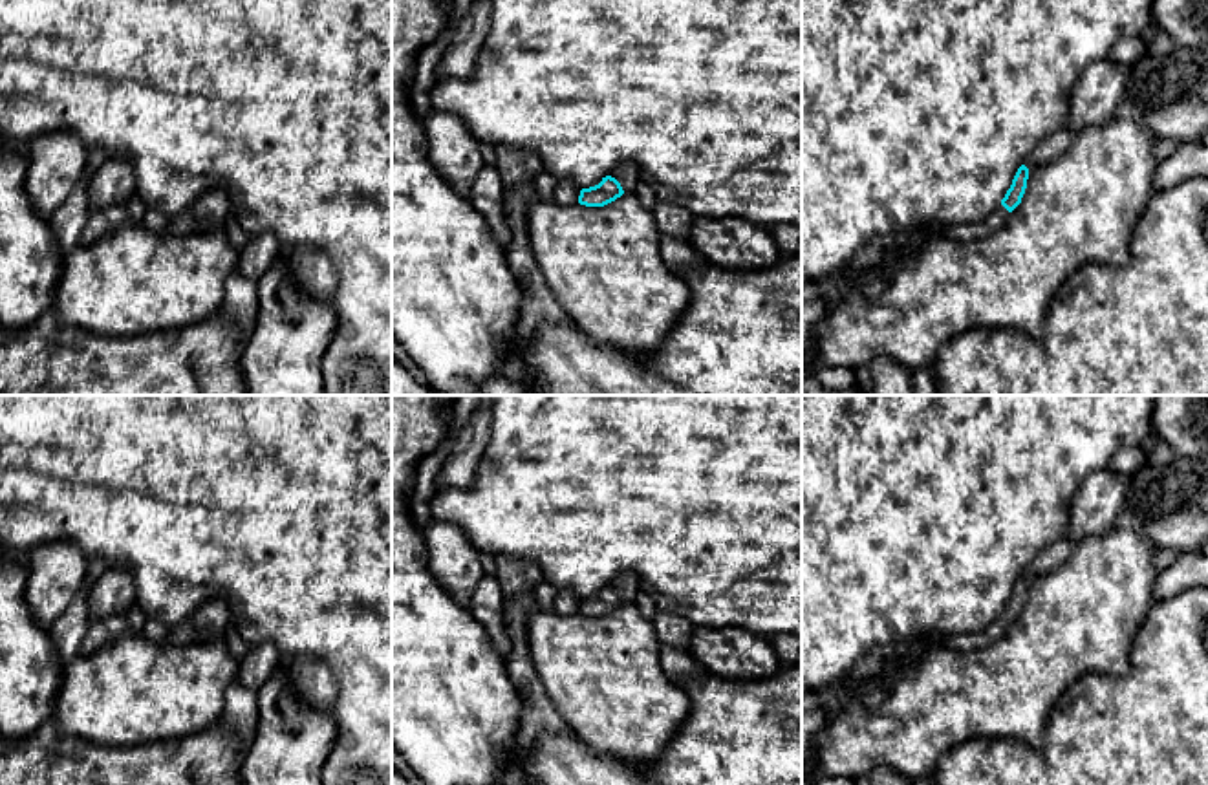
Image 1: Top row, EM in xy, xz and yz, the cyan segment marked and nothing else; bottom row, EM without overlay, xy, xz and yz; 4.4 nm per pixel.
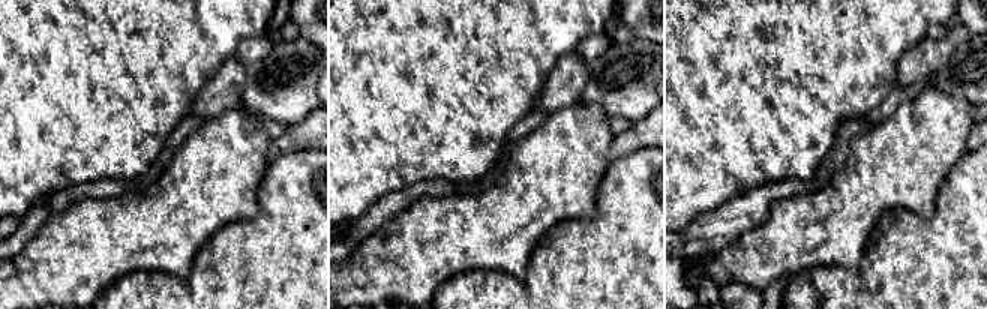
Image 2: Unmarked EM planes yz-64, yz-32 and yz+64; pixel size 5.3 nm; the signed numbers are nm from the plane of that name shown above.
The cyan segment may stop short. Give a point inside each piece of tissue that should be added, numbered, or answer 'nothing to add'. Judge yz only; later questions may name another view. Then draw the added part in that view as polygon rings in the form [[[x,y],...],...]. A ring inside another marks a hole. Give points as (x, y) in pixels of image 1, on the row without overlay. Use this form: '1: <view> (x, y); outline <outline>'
1: yz (991, 634); outline [[[999,613],[990,626],[972,633],[952,633],[943,640],[943,648],[948,650],[981,650],[994,644],[1007,629],[1010,622]]]

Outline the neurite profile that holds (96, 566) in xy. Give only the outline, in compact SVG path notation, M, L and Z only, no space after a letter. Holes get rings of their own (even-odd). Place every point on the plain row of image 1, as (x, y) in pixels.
M99 556L88 558L88 571L81 589L88 593L92 586L104 575L106 569L108 567L102 558Z

